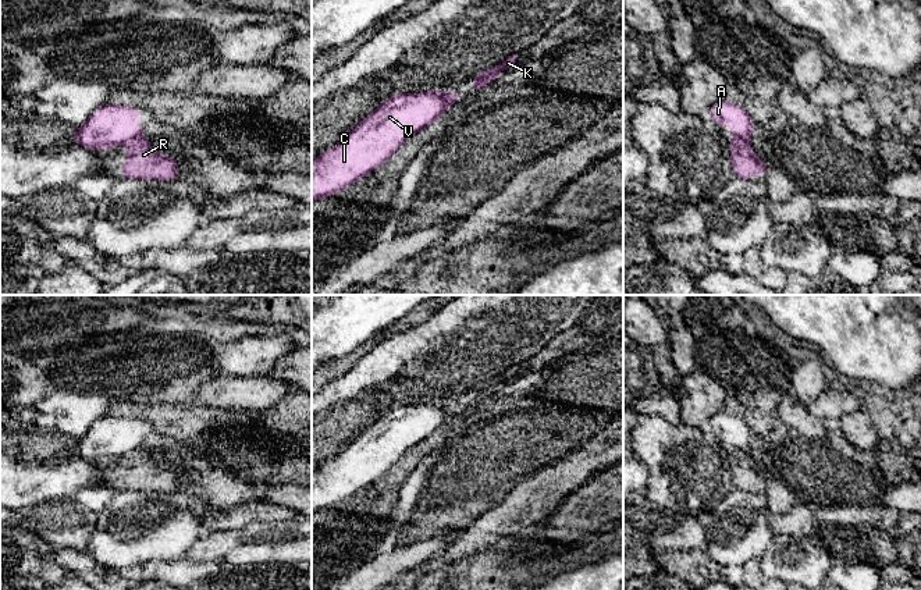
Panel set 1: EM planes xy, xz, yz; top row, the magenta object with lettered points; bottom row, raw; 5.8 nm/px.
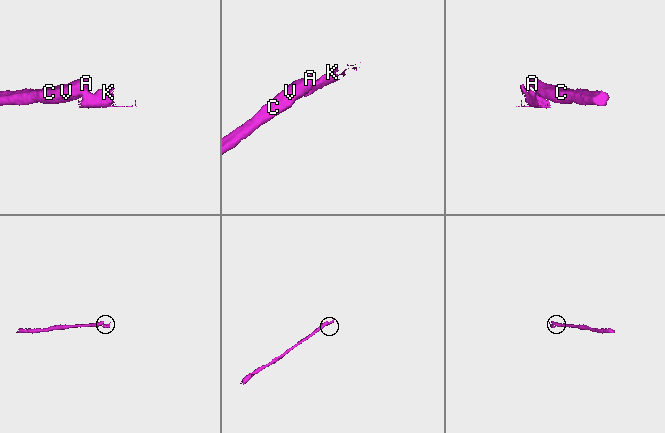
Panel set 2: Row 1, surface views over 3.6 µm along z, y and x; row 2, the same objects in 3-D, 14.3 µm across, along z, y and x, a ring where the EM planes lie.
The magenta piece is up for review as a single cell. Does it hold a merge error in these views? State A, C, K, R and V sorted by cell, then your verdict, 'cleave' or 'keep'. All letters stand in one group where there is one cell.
groups A C V / K R; cleave

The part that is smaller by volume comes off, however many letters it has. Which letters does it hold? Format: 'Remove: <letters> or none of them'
Remove: K, R

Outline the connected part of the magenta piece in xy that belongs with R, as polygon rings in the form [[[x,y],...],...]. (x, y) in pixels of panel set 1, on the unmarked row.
[[[145,447],[127,454],[127,473],[121,477],[122,490],[175,493],[179,488],[178,473],[160,466]]]

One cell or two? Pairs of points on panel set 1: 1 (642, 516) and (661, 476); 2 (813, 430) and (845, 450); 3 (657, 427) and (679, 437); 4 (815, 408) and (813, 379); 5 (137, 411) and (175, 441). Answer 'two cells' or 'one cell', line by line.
1: two cells
2: two cells
3: one cell
4: two cells
5: one cell

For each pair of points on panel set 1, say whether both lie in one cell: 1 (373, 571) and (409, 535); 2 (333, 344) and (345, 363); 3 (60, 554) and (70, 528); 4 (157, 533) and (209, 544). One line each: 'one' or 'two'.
1: two
2: two
3: two
4: two

